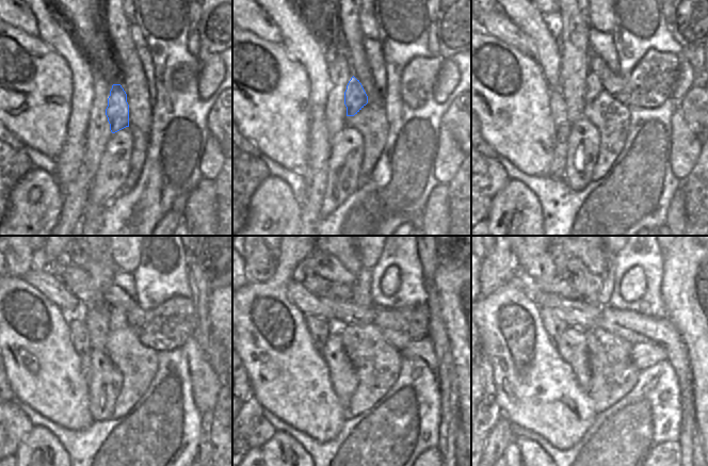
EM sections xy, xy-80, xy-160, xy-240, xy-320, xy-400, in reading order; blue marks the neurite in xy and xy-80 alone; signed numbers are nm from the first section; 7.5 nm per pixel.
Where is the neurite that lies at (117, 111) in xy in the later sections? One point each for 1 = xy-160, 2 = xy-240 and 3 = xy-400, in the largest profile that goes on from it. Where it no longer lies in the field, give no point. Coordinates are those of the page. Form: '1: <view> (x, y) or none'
1: xy-160 (593, 86)
2: xy-240 (116, 318)
3: xy-400 (608, 276)

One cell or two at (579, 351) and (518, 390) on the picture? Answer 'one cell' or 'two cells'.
two cells

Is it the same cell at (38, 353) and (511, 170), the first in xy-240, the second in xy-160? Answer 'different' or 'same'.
different

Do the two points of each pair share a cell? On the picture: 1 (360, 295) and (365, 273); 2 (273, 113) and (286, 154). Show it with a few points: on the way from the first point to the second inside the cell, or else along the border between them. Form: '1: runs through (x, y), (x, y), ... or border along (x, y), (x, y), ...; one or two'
1: runs through (360, 290), (364, 278); one
2: runs through (277, 123), (286, 144); one

